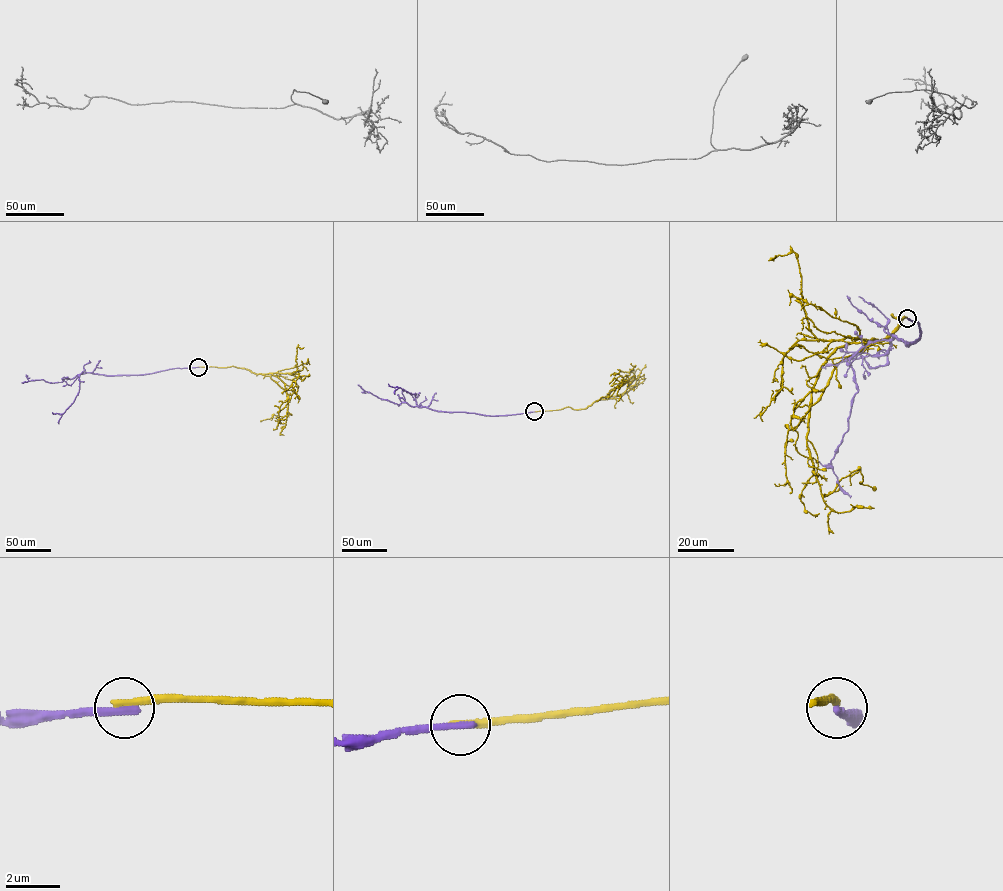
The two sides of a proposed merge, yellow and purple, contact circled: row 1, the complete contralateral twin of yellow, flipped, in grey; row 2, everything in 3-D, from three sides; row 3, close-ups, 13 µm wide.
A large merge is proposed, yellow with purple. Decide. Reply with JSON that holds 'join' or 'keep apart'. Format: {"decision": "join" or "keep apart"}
{"decision": "keep apart"}

